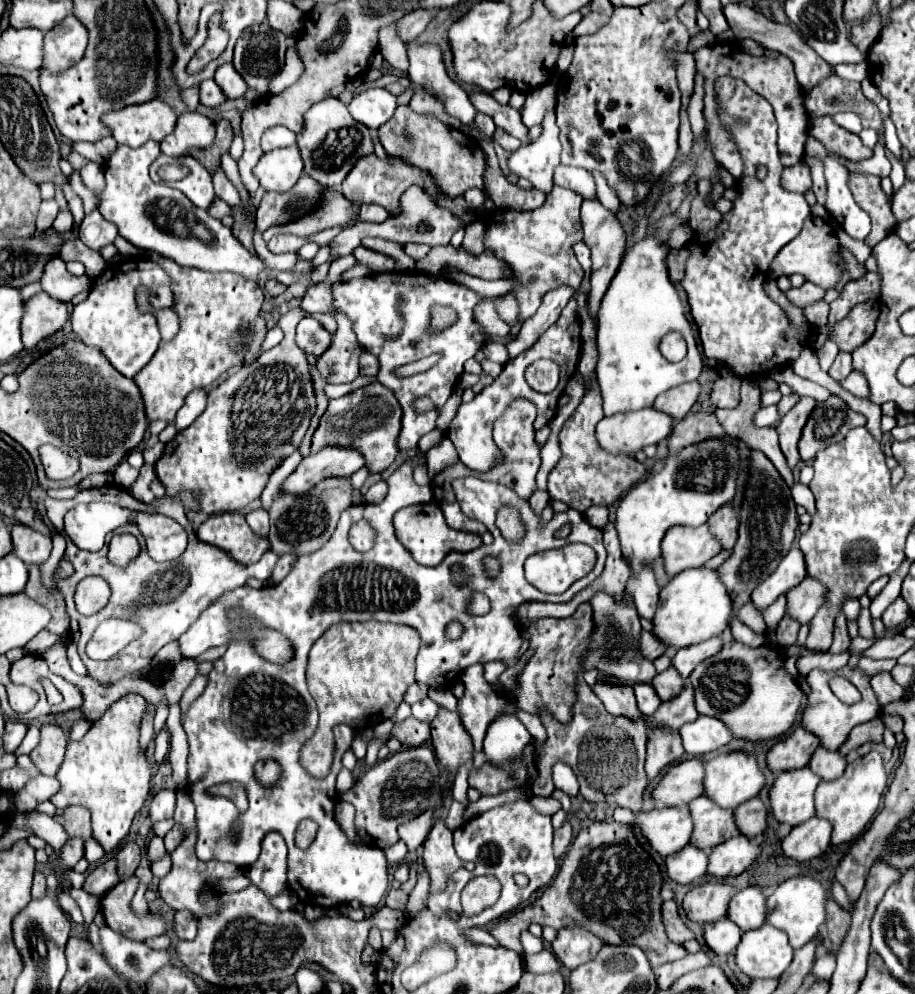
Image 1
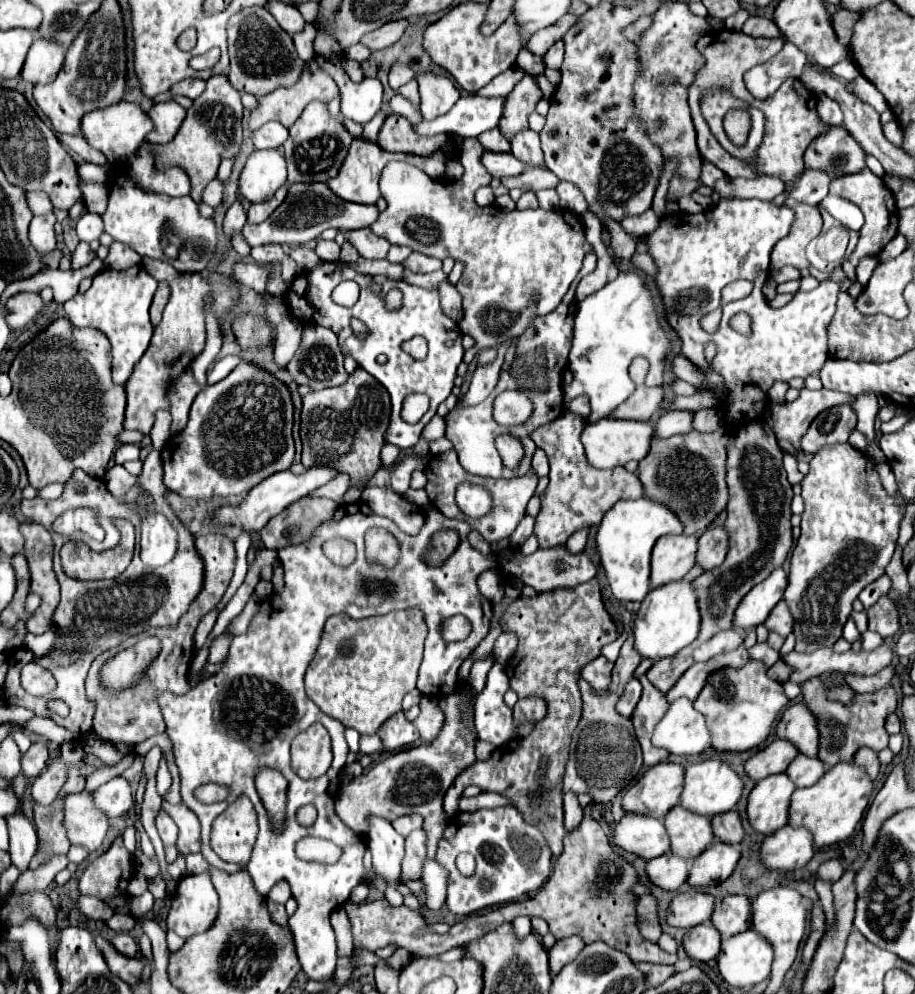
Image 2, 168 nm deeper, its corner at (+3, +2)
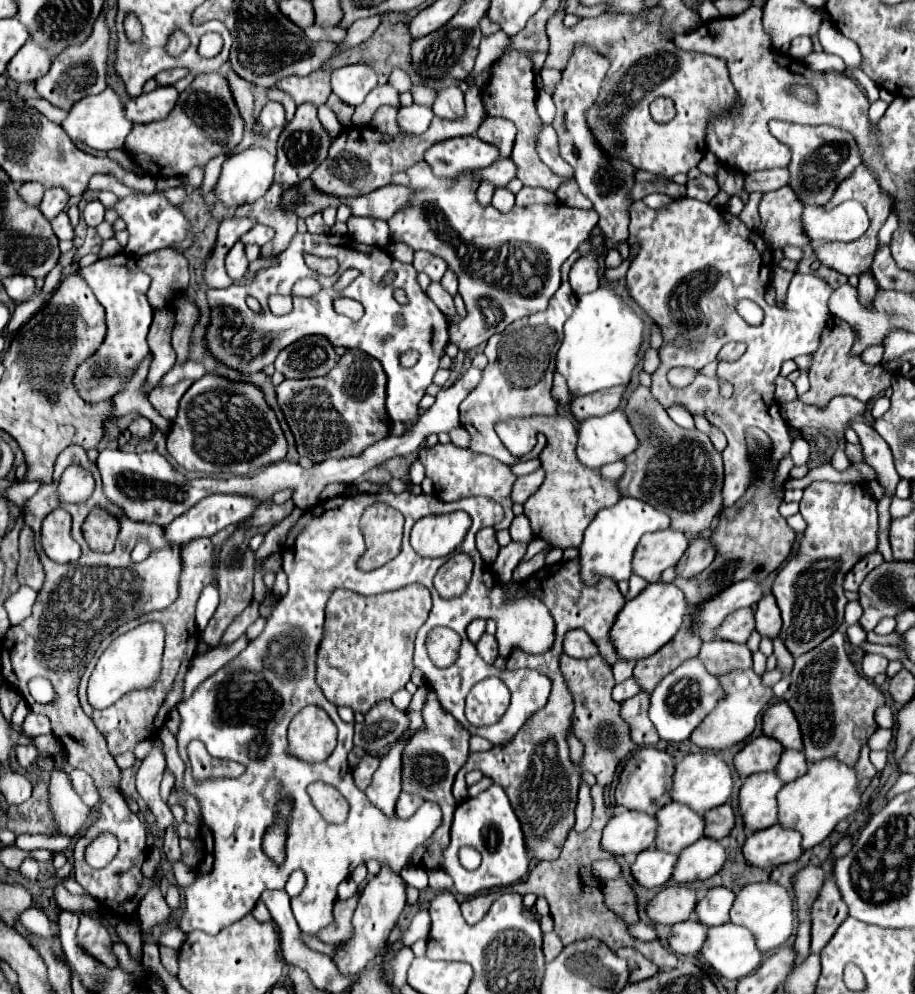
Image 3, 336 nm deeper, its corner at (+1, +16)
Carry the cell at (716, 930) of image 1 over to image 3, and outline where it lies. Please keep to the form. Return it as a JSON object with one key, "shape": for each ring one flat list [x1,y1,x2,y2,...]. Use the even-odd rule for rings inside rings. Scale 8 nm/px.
{"shape":[[685,920,671,926,669,946,675,954,689,956,697,954,707,940,707,926,699,920]]}

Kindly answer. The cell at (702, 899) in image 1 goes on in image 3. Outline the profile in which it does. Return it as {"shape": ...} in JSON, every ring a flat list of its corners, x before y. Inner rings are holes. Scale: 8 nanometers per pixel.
{"shape":[[675,884,663,888,647,906,647,914,653,922,659,924,677,924,681,920,691,918,695,906,699,902,697,890,685,884]]}

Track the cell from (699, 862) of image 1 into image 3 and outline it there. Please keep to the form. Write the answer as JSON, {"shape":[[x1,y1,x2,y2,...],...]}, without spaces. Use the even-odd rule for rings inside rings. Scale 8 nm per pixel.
{"shape":[[649,848,637,856,637,860,631,866,633,878,645,886,645,888,655,888,663,886,671,880,675,864,677,864,677,854,663,852,659,848]]}

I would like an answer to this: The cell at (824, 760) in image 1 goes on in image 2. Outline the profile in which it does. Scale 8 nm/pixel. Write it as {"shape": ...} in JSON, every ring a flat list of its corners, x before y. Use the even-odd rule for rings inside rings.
{"shape":[[797,756,789,764,785,774,791,778,791,782,797,788,807,788,807,786,813,786,821,778,821,774,825,774,825,766,823,766,823,762,819,762,819,758]]}

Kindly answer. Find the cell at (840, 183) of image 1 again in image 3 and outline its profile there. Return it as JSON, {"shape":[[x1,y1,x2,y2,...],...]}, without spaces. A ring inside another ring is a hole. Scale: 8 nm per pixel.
{"shape":[[847,200,835,208,825,208,819,204,809,204,803,210,805,234,825,240,857,240,867,228,867,212,857,200]]}

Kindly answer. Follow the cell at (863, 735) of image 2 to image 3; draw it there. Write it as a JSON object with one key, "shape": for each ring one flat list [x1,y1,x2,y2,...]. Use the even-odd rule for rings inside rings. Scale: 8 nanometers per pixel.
{"shape":[[841,628,841,632,833,632,831,638,795,660,791,686,785,700,801,724,805,744,803,752,811,764,823,758,835,758,847,766,853,766,859,758,861,746,879,728,875,722,875,710,885,704,885,696,875,684,857,674,855,666,845,654,843,644,845,632]]}

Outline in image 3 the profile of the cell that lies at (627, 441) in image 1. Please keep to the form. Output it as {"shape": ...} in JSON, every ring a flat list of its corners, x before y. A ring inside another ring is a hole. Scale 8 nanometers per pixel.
{"shape":[[619,408,601,418,587,418,579,424,577,458,589,468,601,468,609,462,621,460,639,448,639,440]]}

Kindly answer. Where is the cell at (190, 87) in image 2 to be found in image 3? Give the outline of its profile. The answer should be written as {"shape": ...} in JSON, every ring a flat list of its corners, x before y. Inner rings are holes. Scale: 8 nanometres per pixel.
{"shape":[[175,68,175,70,165,70,165,72,159,72,159,76,155,76,155,80,159,82,159,86,171,86,175,84,177,80,185,78,189,72,185,68]]}

